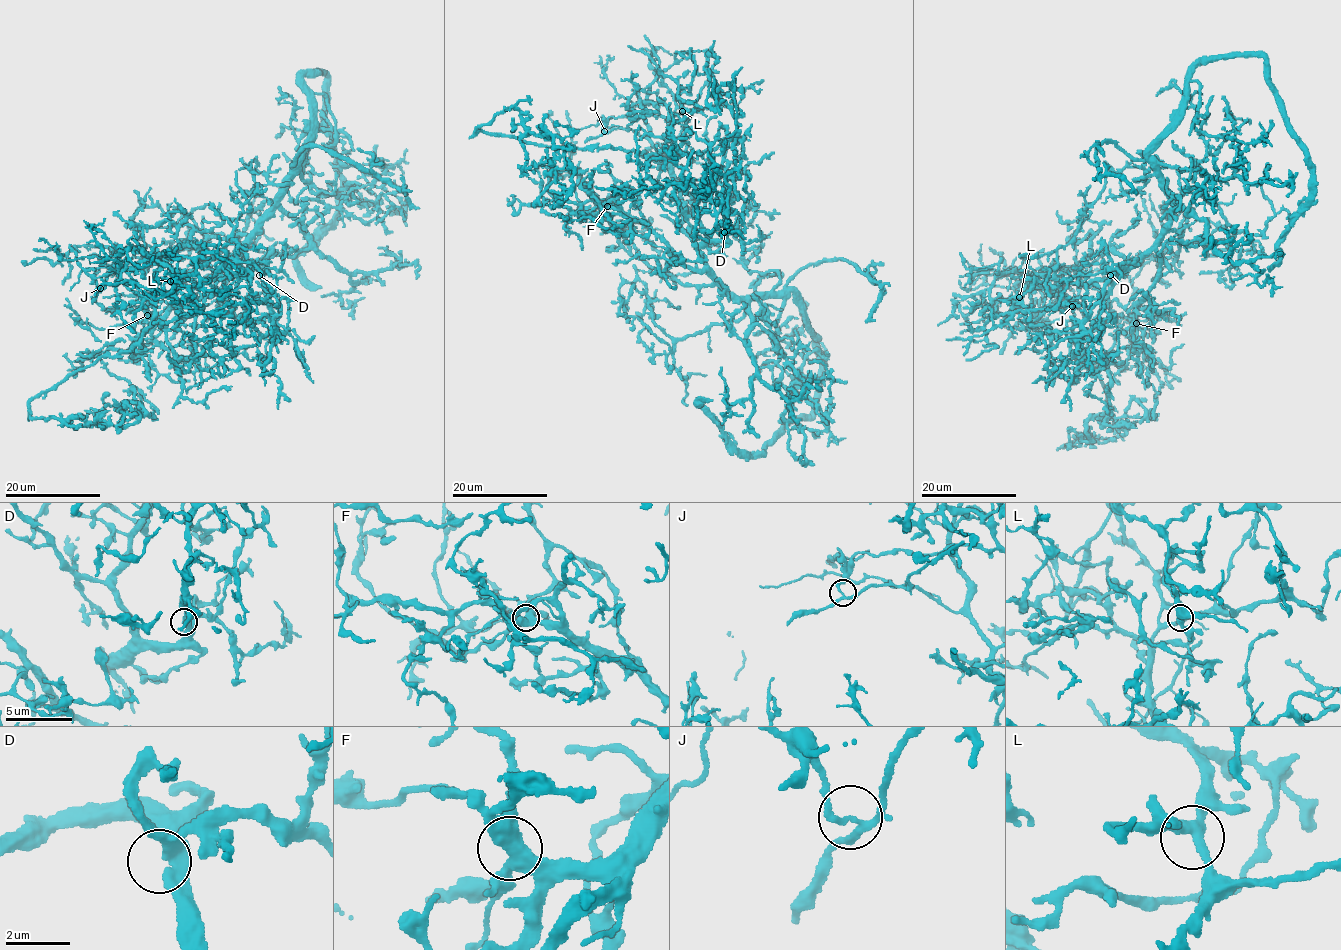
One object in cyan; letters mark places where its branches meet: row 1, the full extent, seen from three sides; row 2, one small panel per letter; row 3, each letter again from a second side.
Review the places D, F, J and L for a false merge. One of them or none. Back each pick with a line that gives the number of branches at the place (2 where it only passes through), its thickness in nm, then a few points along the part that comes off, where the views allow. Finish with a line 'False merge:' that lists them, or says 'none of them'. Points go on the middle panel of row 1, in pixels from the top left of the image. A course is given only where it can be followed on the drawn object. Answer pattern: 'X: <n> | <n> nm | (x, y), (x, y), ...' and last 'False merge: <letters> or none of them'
J: 3 | 170 nm | (604, 131), (638, 133), (658, 161), (476, 129), (515, 108), (528, 131), (572, 148), (556, 169), (562, 202)
False merge: J

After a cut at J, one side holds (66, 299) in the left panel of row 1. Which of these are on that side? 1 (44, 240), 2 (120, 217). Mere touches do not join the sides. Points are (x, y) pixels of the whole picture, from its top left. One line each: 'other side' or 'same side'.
1: other side
2: same side

